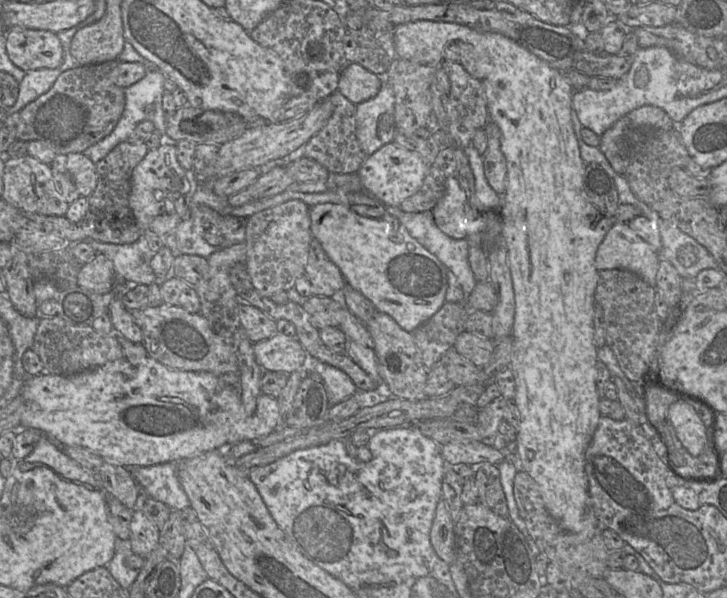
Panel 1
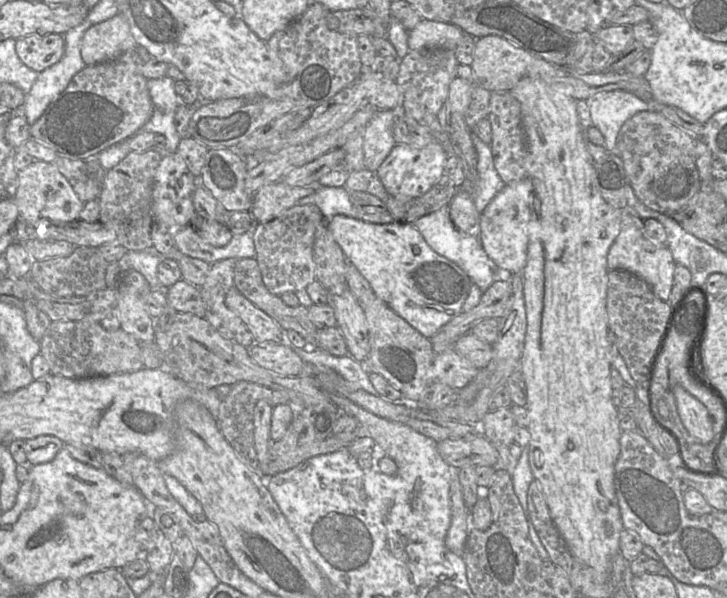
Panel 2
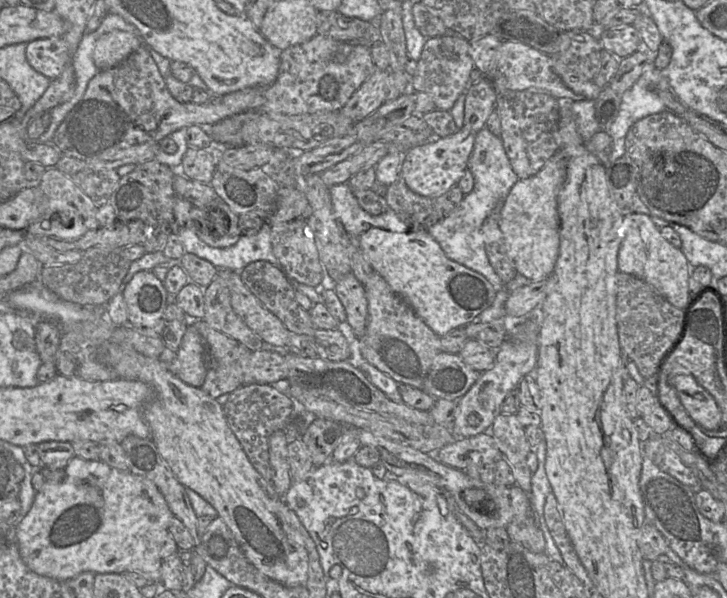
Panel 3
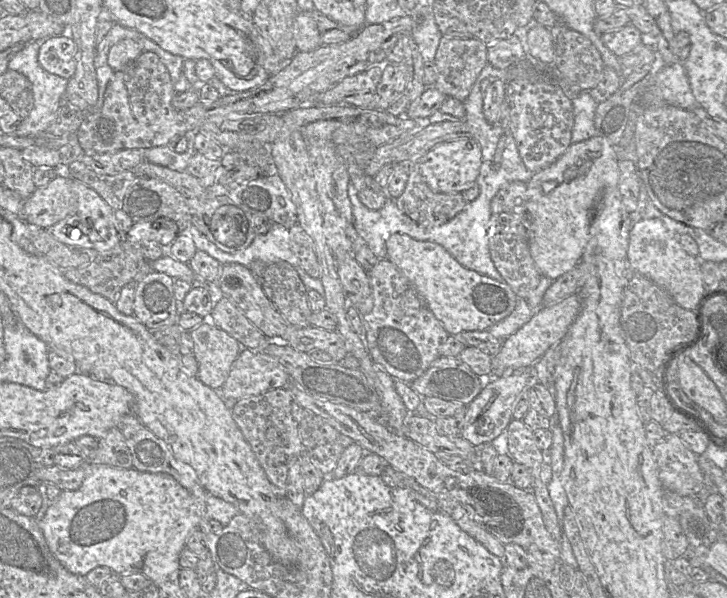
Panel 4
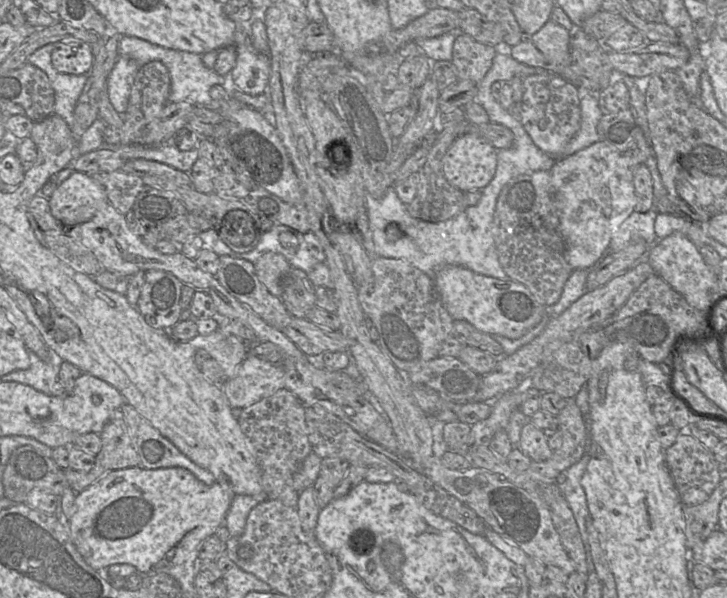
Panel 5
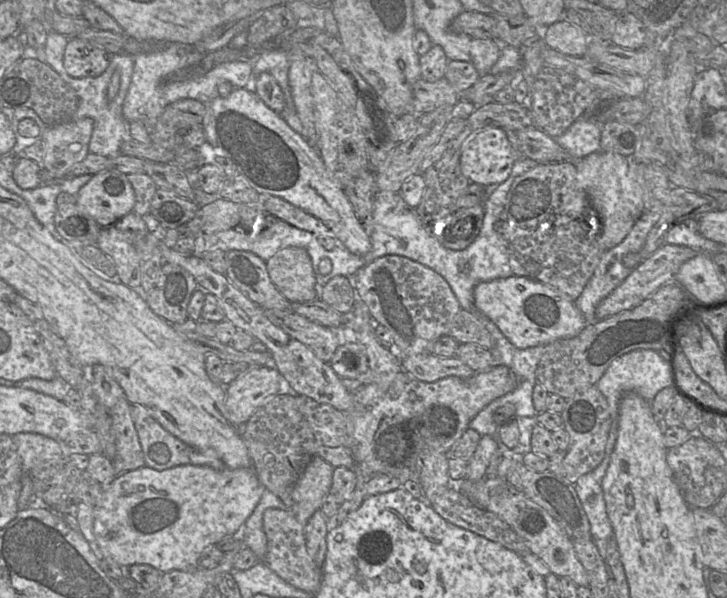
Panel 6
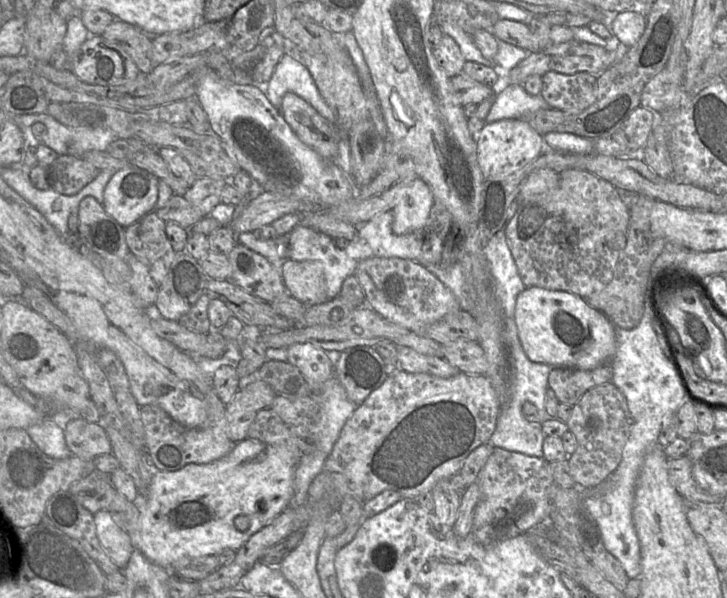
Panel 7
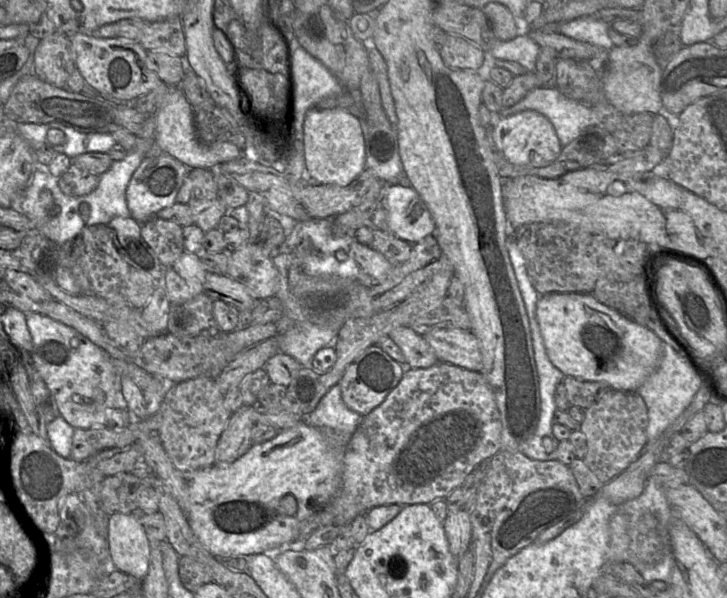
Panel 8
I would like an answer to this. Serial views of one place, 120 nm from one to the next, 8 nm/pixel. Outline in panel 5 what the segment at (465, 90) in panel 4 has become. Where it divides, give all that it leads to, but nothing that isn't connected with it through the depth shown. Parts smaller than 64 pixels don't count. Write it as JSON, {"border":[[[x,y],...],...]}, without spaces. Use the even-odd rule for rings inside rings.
{"border":[[[466,34],[457,35],[451,61],[457,69],[458,80],[479,83],[490,70],[496,54],[492,45],[483,44]]]}

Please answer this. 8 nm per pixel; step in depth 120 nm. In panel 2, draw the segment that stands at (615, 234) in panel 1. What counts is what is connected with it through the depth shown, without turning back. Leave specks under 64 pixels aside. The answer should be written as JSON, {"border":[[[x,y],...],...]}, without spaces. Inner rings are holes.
{"border":[[[627,212],[623,217],[621,230],[607,255],[609,270],[625,270],[643,279],[653,293],[662,301],[667,302],[672,290],[676,262],[672,253],[658,240],[650,237],[645,230],[644,220],[633,212]]]}

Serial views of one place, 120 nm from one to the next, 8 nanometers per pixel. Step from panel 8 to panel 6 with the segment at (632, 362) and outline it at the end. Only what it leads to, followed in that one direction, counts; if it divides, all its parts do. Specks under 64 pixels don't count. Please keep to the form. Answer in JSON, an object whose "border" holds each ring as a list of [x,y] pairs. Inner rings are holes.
{"border":[[[512,276],[478,283],[474,305],[488,317],[516,347],[545,346],[556,340],[576,336],[587,321],[574,301],[556,289],[527,277]]]}

